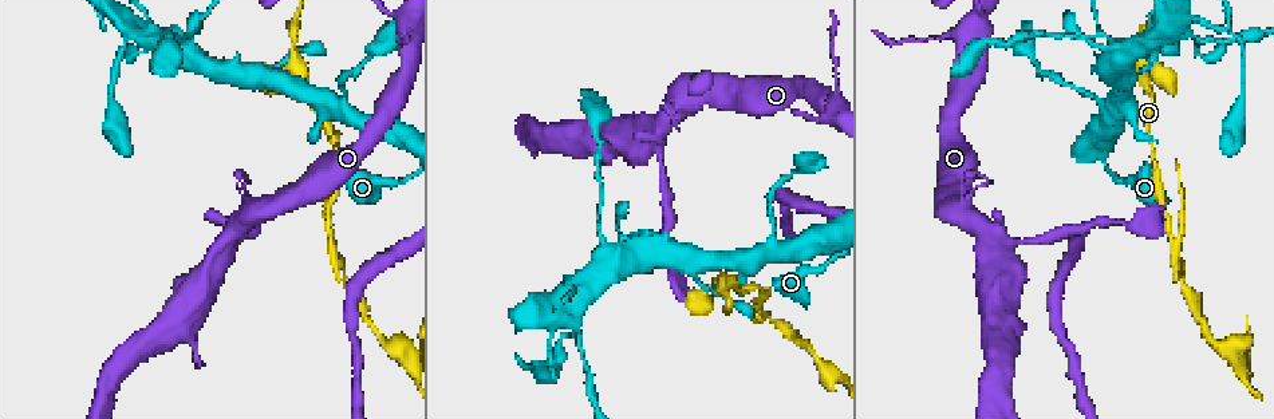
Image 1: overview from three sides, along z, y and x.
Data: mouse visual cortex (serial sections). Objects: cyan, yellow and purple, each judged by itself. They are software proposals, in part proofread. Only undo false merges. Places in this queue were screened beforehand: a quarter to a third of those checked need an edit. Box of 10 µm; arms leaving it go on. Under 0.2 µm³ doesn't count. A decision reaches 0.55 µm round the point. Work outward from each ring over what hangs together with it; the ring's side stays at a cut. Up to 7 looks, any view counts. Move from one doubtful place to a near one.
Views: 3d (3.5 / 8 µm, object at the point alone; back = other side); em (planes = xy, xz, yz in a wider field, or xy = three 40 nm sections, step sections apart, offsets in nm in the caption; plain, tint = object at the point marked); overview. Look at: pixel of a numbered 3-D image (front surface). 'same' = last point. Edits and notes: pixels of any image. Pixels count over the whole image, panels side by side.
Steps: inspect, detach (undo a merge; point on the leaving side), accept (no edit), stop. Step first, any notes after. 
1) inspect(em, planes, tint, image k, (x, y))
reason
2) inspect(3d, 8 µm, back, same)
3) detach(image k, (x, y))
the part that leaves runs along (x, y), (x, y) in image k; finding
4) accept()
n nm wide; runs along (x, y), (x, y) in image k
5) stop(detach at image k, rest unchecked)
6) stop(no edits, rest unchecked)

inspect(em, xy, step 5, tint, image 1, (294, 44))
abrupt turn

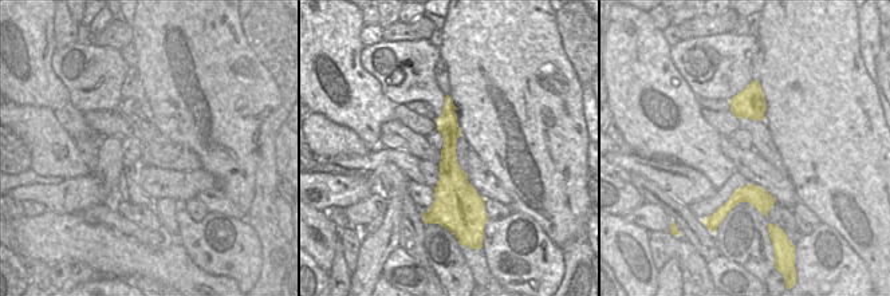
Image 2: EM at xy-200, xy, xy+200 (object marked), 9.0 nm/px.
inspect(3d, 3.5 µm, same)
wider look

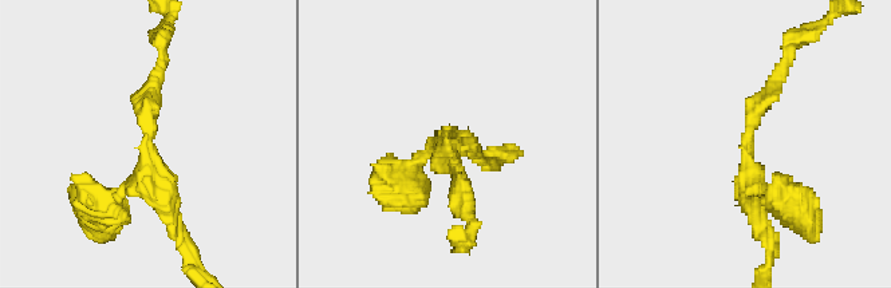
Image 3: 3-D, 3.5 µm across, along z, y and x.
accept()
runs along (763, 223), (749, 125), (784, 62) in image 3; one cell here

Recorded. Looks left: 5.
inspect(3d, 3.5 µm, image 1, (1111, 47))
four or more arms meet

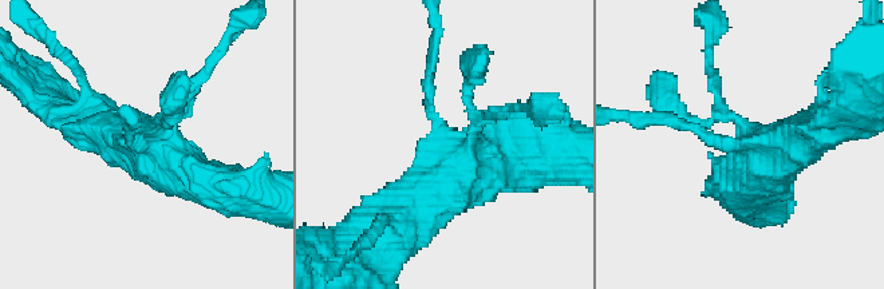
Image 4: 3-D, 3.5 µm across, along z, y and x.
inspect(em, xy, step 2, plain, image 4, (446, 150))
4 arms; arms of 100, 150, 500, 600 nm; need the tissue

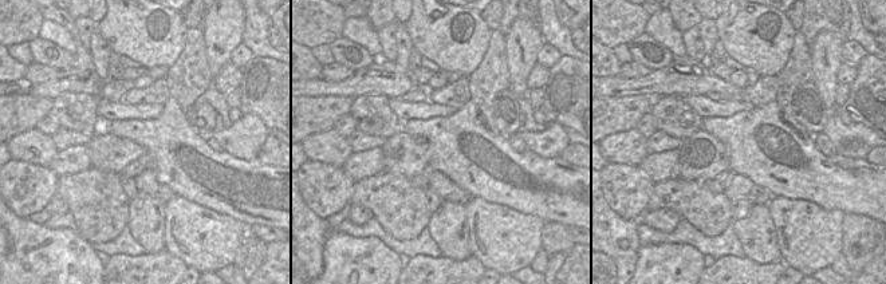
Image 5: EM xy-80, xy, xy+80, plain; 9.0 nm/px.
inspect(em, xy, step 2, tint, same)

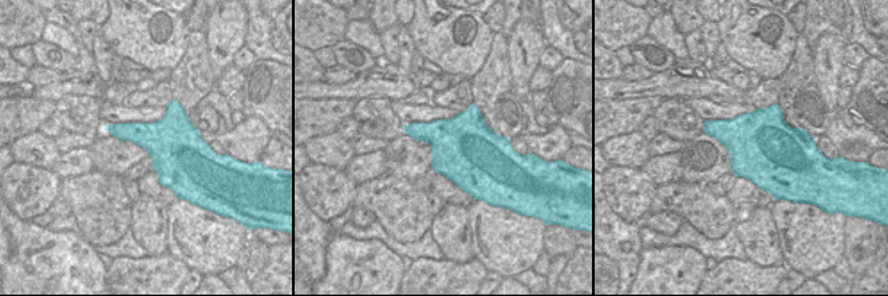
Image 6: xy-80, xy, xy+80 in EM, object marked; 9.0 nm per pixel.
accept()
runs along (539, 142), (497, 146), (402, 221) in image 4; one cell here

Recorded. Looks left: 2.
inspect(3d, 3.5 µm, image 1, (344, 277))
narrows sharply

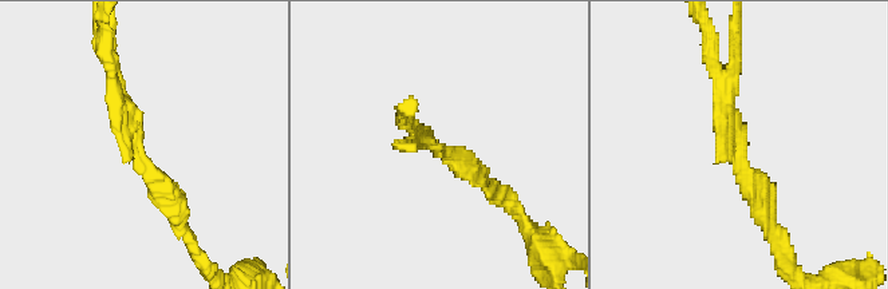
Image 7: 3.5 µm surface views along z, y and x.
inspect(em, xy, step 3, tint, image 7, (743, 154))
arms of 200, 250 nm

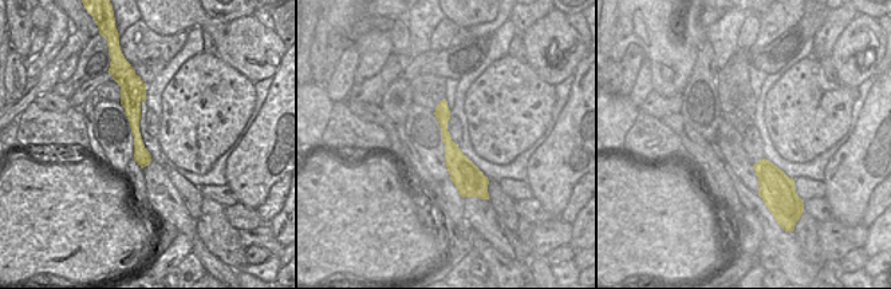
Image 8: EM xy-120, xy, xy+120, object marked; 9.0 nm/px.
detach(image 7, (774, 234))
two cells meet here

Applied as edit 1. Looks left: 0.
stop(detach at image 7, rest unchecked)

